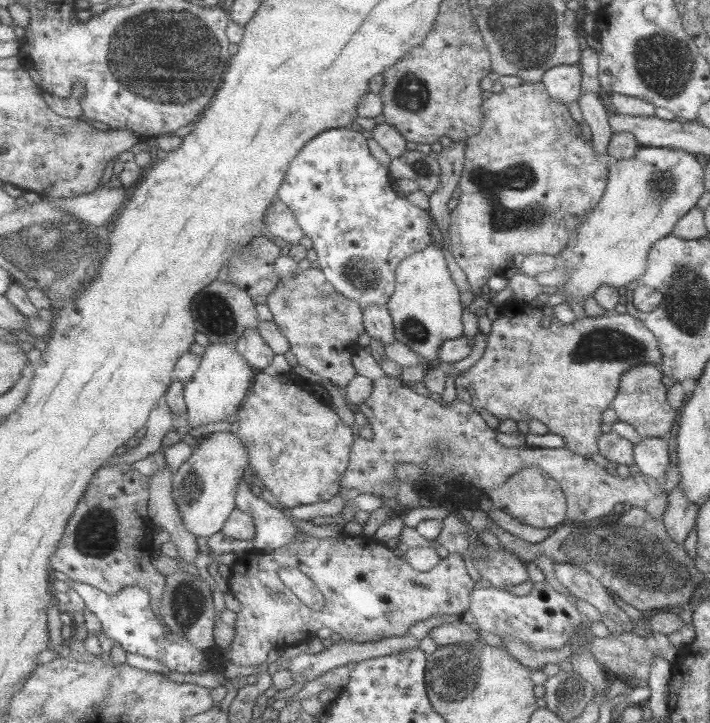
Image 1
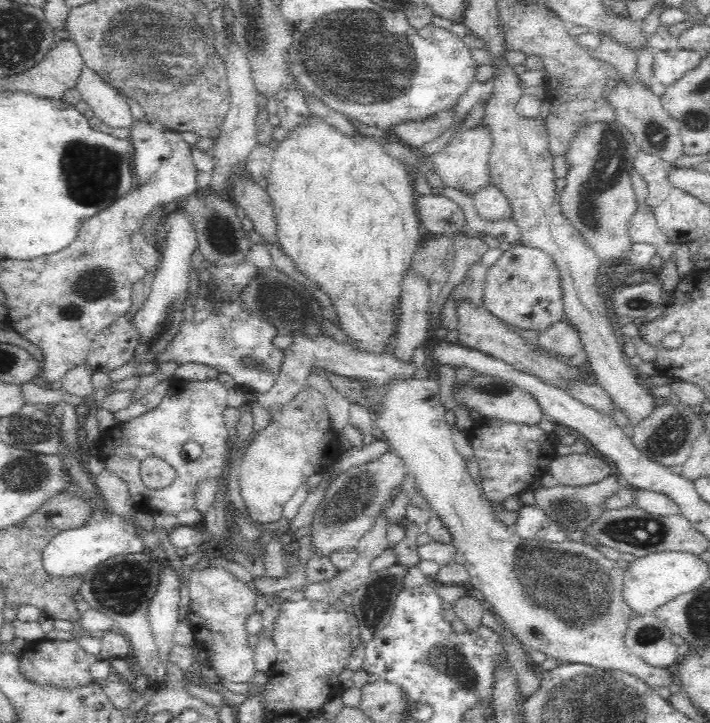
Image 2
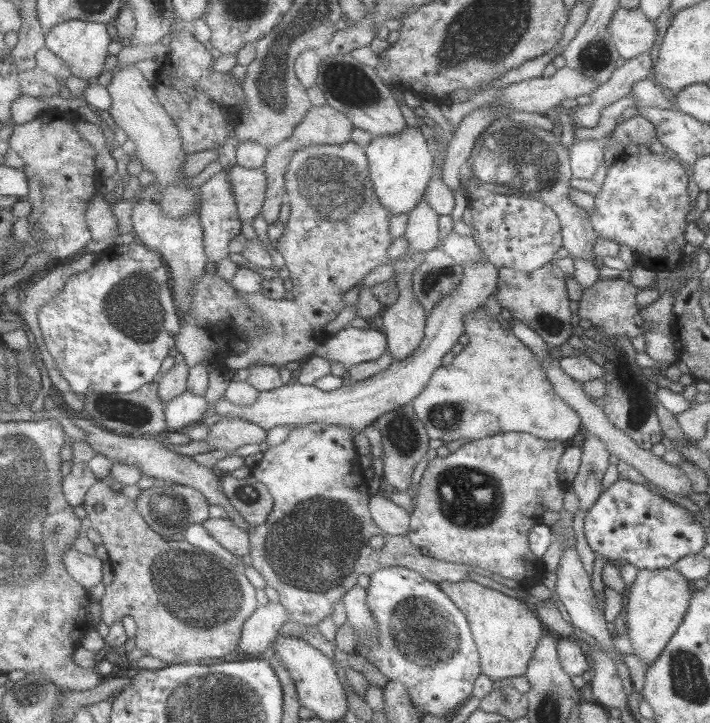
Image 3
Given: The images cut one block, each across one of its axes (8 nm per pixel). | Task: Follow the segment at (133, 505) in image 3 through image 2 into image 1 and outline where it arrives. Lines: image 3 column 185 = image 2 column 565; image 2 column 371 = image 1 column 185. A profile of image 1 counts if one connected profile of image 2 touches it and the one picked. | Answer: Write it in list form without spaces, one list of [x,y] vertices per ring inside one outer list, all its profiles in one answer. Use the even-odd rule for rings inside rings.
[[[210,342],[205,349],[201,367],[197,369],[193,379],[185,385],[184,390],[188,407],[186,416],[191,426],[195,428],[202,424],[225,421],[233,414],[237,414],[251,393],[259,373],[234,345]]]

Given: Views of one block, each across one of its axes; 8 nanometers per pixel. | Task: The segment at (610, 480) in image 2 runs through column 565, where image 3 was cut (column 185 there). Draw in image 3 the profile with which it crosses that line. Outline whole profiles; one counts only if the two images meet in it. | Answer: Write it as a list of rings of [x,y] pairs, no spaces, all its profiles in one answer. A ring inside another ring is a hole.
[[[161,479],[154,480],[152,485],[143,489],[136,503],[149,526],[167,537],[183,534],[191,524],[204,523],[209,518],[209,510],[211,510],[209,499],[200,490]]]

